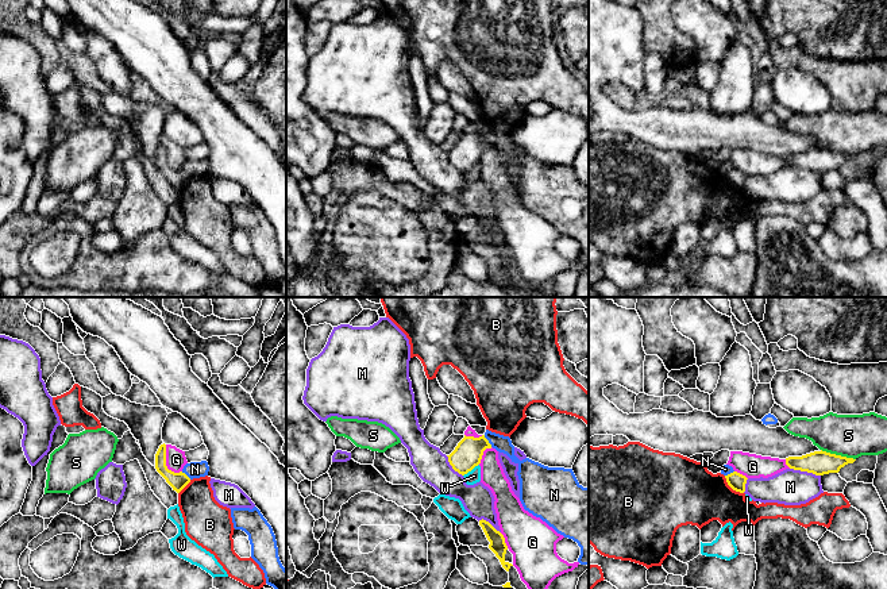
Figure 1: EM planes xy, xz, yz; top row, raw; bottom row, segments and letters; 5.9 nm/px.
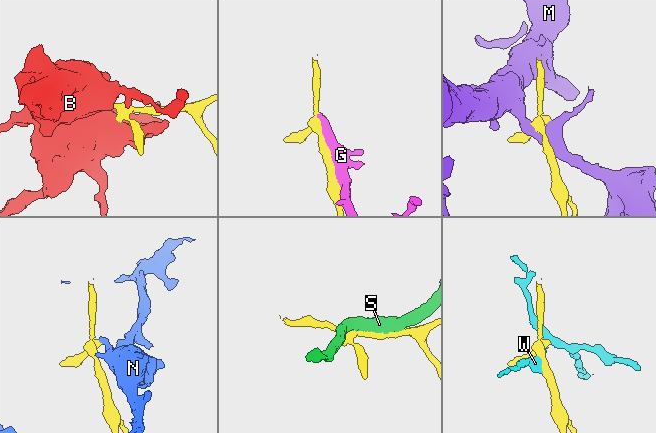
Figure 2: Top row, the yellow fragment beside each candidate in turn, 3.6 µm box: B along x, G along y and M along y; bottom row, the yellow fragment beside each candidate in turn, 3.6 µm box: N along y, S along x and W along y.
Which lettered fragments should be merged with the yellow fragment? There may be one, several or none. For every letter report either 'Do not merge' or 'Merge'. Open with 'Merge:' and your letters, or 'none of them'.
Merge: none of them
B: Do not merge
G: Do not merge
M: Do not merge
N: Do not merge
S: Do not merge
W: Do not merge

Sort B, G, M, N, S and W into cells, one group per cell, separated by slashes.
B / G / M / N / S / W

